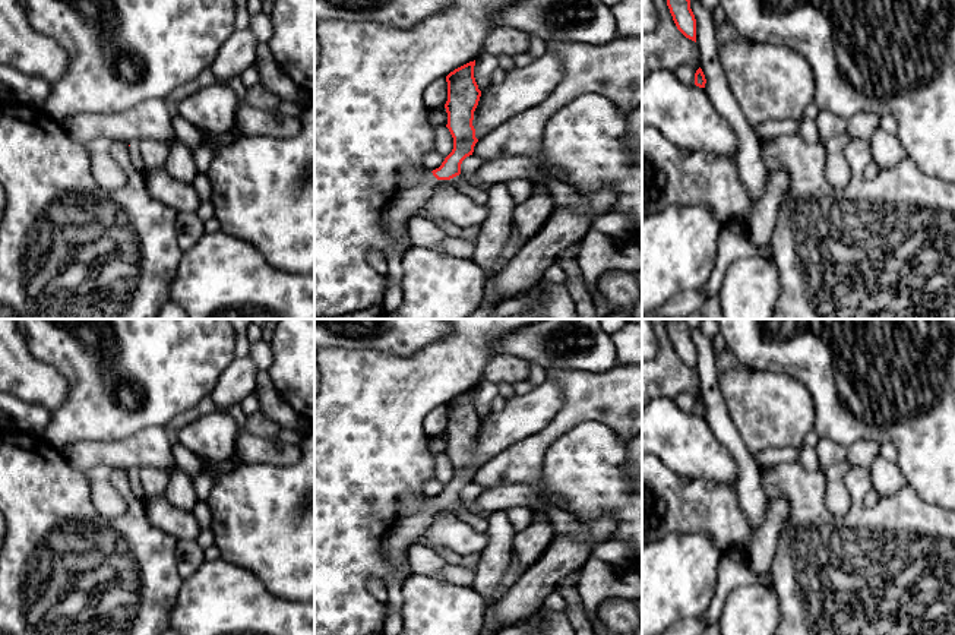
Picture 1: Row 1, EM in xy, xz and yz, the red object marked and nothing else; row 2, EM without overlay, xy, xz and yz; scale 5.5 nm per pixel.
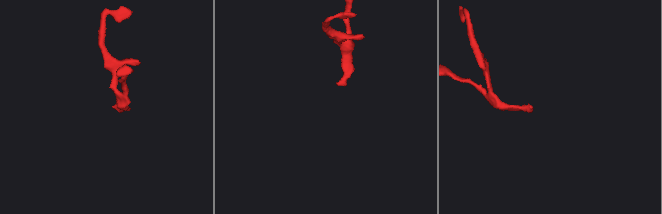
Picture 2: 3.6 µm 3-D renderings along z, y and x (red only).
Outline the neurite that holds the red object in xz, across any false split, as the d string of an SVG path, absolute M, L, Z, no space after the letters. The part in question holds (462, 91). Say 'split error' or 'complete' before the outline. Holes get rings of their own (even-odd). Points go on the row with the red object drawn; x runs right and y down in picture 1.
split error; M475 60L455 69L446 76L446 127L453 138L452 152L439 168L430 171L429 177L415 187L399 190L385 212L385 227L396 238L405 234L407 222L415 217L420 208L429 200L436 184L440 180L450 180L459 176L462 161L474 152L478 139L475 138L472 120L481 97L481 91L474 78L474 66Z

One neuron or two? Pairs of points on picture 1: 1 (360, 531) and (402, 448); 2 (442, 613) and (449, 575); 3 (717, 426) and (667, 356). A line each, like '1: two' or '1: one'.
1: one
2: two
3: two

